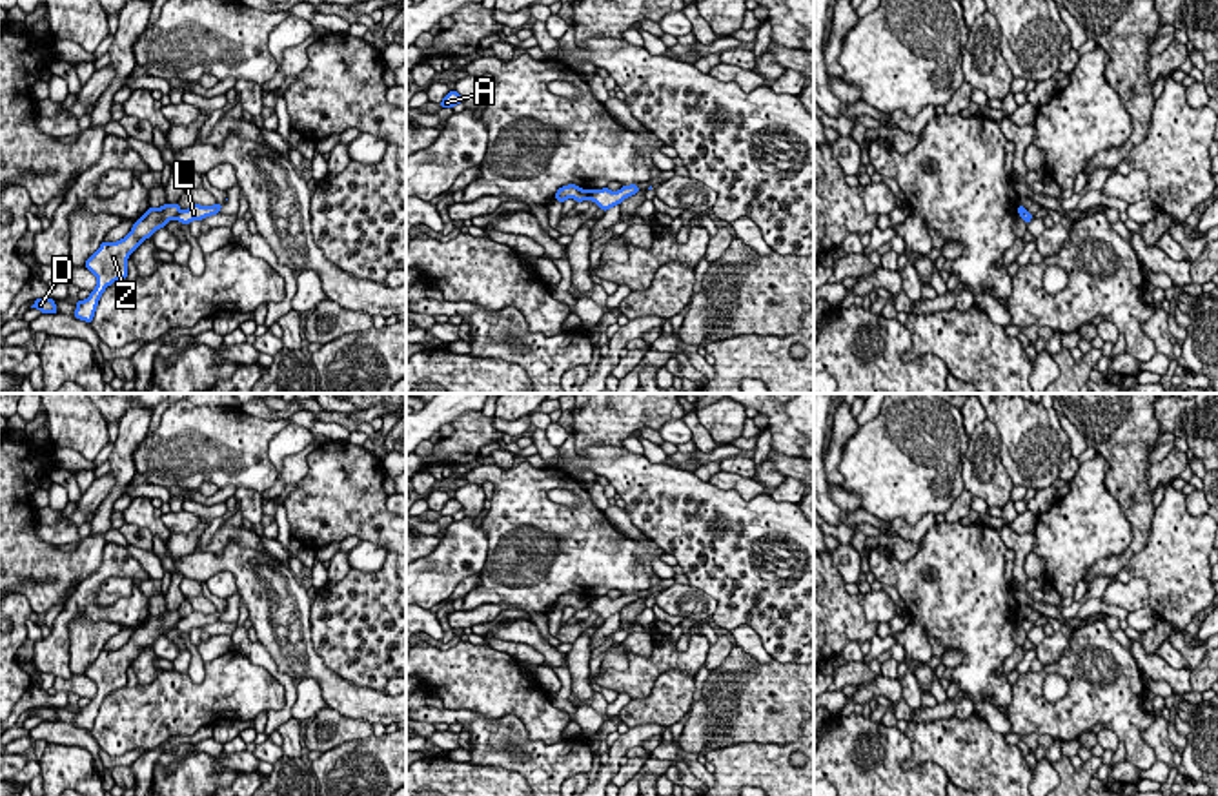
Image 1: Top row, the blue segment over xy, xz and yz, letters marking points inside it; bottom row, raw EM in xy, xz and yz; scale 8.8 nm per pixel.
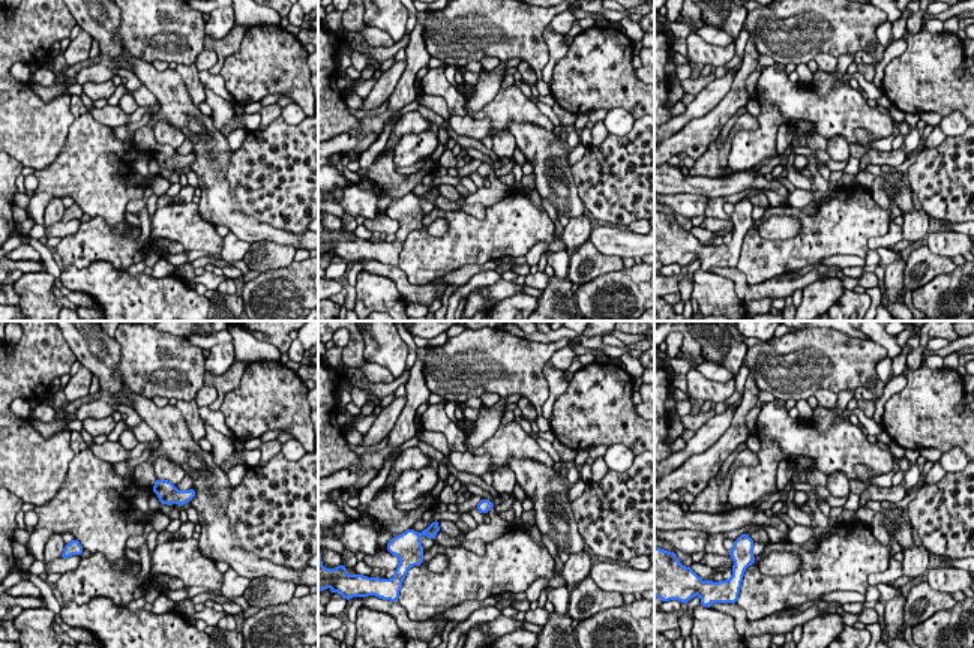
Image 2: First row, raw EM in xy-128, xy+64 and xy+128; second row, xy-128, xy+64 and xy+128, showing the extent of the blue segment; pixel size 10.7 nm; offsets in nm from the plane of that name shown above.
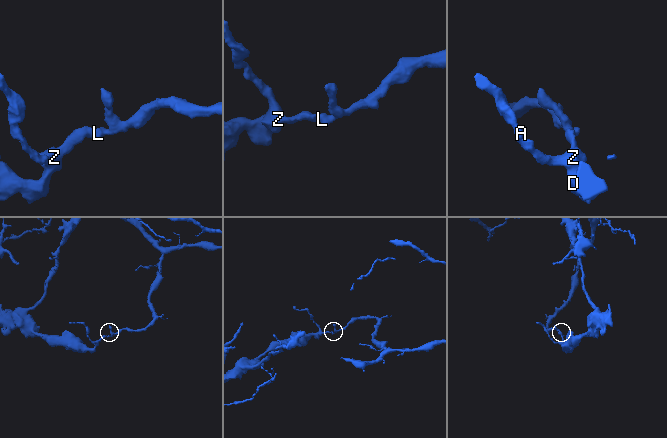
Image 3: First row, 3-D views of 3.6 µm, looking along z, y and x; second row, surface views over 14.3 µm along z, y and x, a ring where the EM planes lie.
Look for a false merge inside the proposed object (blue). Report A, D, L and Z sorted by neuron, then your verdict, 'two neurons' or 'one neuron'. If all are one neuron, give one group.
A D Z / L; two neurons

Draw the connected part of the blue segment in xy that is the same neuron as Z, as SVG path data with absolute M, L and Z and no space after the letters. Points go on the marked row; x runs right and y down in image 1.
M178 202L149 208L118 242L102 242L86 260L86 268L96 277L96 286L86 301L75 301L75 315L80 321L93 322L98 301L107 286L127 277L129 255L157 230L166 228L180 213Z

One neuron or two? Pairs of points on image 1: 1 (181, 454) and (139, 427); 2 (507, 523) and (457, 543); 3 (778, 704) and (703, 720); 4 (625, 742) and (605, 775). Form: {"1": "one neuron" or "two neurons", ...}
{"1": "two neurons", "2": "two neurons", "3": "one neuron", "4": "one neuron"}

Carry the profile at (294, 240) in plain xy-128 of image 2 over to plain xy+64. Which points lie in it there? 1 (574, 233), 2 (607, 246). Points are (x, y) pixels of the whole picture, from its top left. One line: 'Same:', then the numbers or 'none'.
Same: 2

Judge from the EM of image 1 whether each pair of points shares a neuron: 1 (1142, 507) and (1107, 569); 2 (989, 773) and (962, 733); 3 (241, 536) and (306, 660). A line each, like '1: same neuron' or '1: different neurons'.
1: same neuron
2: same neuron
3: different neurons

